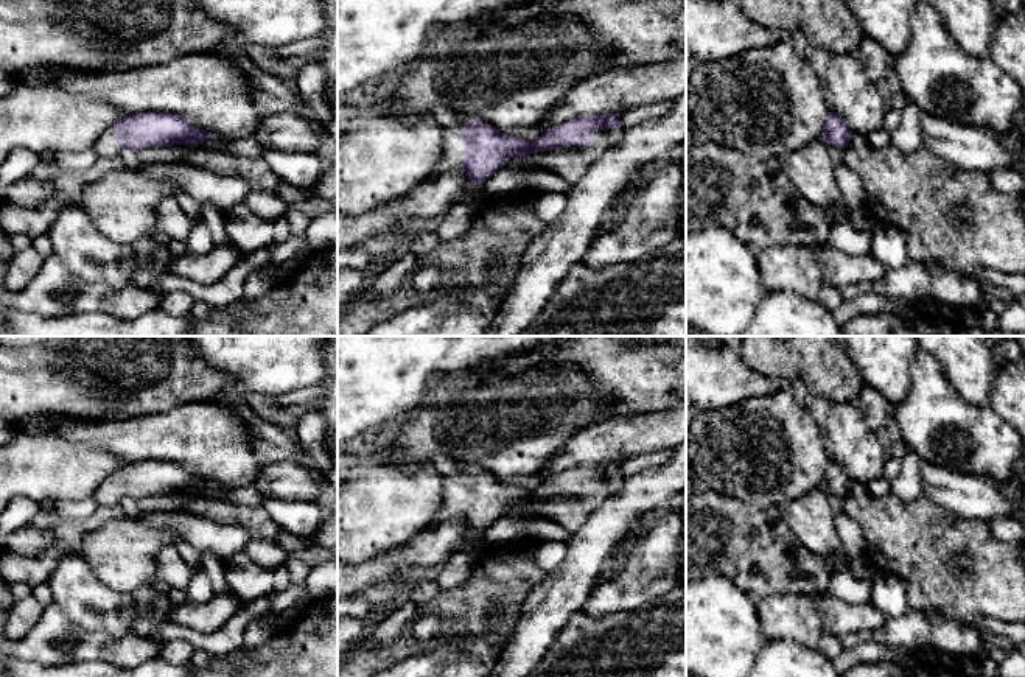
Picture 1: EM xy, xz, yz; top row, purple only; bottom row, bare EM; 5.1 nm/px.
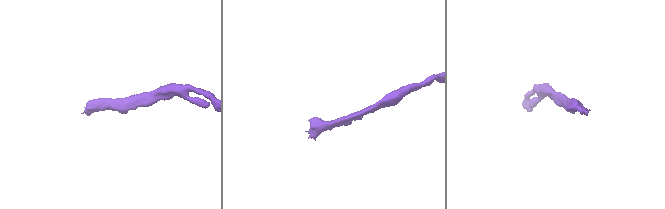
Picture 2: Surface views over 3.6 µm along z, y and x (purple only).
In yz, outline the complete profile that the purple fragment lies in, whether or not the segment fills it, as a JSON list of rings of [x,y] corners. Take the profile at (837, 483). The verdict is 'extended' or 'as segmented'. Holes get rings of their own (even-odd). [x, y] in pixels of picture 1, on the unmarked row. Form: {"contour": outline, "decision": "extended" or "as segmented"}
{"contour": [[[835,461],[827,462],[823,486],[827,493],[840,498],[851,495],[857,500],[863,500],[869,496],[868,487],[860,482],[852,482],[841,465]]], "decision": "extended"}

